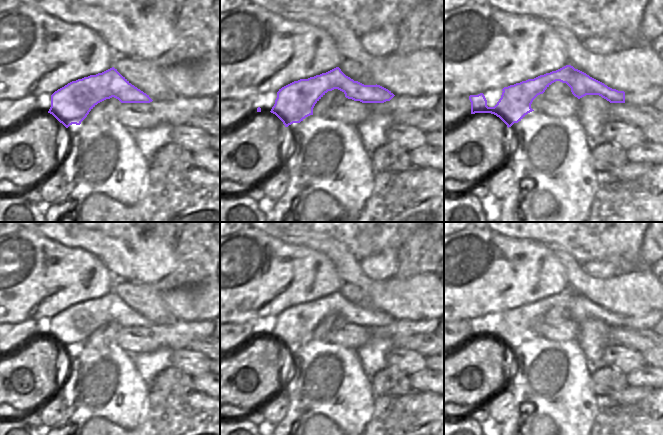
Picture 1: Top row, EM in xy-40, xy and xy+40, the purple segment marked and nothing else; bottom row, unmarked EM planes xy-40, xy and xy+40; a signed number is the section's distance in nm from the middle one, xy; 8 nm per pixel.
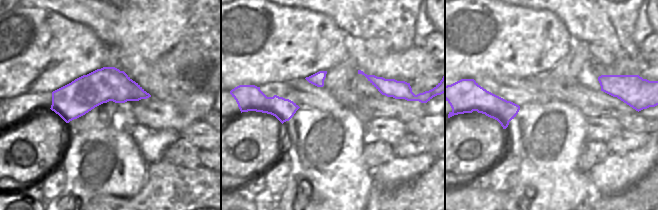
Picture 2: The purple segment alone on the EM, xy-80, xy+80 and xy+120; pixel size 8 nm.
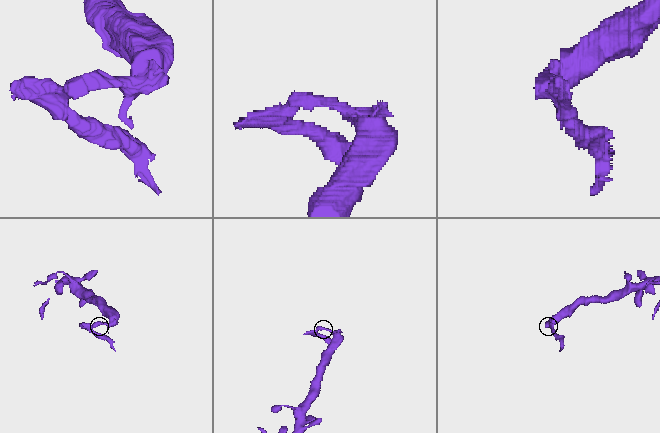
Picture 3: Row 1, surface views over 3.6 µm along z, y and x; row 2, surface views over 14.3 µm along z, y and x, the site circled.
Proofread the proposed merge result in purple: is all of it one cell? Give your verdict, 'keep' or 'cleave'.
cleave

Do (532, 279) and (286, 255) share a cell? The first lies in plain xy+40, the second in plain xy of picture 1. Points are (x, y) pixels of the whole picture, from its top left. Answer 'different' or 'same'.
same

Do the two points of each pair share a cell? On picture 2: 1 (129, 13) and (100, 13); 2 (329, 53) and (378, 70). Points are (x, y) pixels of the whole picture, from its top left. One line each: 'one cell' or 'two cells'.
1: two cells
2: two cells

